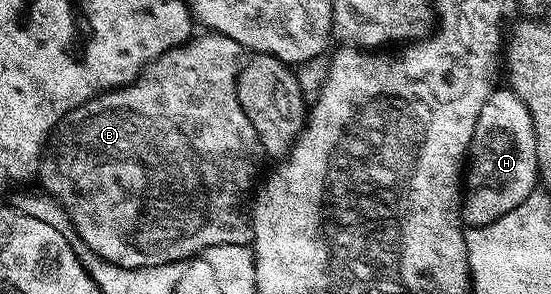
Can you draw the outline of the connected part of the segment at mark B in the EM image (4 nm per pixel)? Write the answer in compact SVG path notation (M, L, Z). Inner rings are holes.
M203 32L199 35L191 36L190 40L184 44L176 46L175 49L164 51L164 55L160 55L155 61L149 61L138 75L138 80L131 81L128 85L122 85L119 89L108 89L104 93L93 97L91 101L86 101L80 107L76 107L68 115L62 117L62 122L54 129L47 141L45 149L42 151L42 162L38 164L38 177L42 181L41 188L45 192L51 193L55 199L64 207L64 211L69 215L70 222L74 225L78 237L83 243L92 250L96 255L100 255L108 263L119 265L120 267L128 267L129 269L143 269L144 267L156 267L157 265L167 265L173 261L185 261L191 257L205 254L211 249L220 247L221 245L250 245L254 239L254 223L252 220L252 202L256 196L256 186L258 181L258 157L263 156L262 144L256 135L256 127L252 127L252 123L248 123L248 115L244 115L244 107L240 107L240 99L236 95L236 87L238 86L238 70L240 68L240 57L238 61L238 53L240 54L240 46L232 39L228 39L223 33Z

